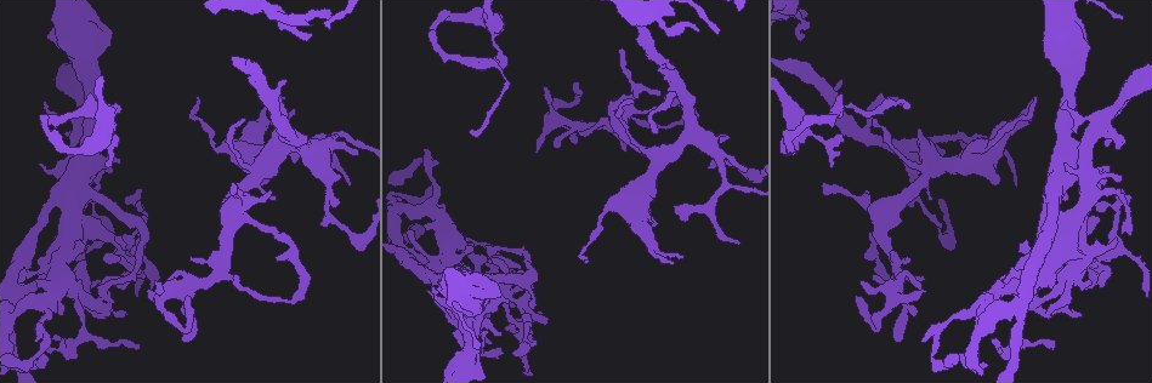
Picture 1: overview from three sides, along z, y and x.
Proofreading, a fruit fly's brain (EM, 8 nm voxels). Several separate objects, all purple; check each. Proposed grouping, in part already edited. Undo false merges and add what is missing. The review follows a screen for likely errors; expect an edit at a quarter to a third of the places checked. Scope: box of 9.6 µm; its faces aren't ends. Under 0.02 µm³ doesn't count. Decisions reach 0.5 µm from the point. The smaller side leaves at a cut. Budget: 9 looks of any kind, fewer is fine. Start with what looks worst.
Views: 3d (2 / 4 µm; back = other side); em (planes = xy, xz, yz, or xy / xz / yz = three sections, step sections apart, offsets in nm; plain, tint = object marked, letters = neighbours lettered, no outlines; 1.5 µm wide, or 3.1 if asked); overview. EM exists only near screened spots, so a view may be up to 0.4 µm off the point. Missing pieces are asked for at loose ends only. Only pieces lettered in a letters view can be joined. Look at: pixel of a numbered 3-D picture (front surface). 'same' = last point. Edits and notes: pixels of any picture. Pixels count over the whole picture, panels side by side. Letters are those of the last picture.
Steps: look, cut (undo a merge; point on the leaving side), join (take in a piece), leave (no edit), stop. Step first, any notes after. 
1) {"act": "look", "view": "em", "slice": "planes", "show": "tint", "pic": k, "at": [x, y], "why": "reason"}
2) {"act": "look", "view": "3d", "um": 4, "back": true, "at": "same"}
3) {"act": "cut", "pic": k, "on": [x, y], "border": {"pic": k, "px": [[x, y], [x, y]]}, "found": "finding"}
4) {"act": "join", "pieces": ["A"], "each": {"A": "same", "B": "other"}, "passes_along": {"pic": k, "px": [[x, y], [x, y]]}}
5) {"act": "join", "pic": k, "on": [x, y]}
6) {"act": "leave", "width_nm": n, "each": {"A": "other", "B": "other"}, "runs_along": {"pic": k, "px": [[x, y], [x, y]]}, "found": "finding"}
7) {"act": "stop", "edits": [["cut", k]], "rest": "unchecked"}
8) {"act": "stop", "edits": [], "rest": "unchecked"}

{"act": "look", "view": "3d", "um": 4, "pic": 1, "at": [1046, 267], "why": "two arms at a narrow angle"}

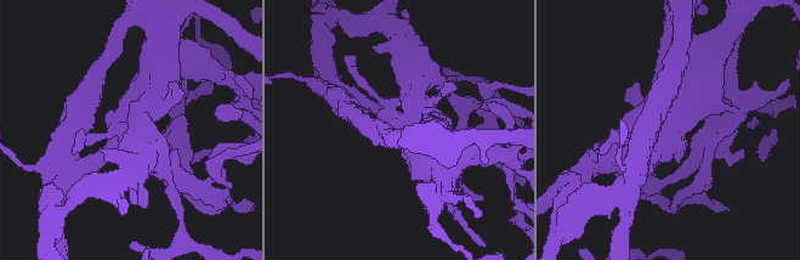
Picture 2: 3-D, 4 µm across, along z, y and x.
{"act": "look", "view": "em", "slice": "yz", "step": 4, "show": "tint", "pic": 2, "at": [666, 127], "why": "now the EM"}

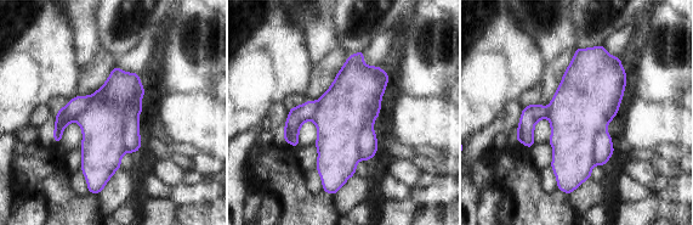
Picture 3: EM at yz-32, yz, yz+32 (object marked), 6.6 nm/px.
{"act": "look", "view": "em", "slice": "planes", "show": "letters", "at": "same", "why": "cut it another way"}

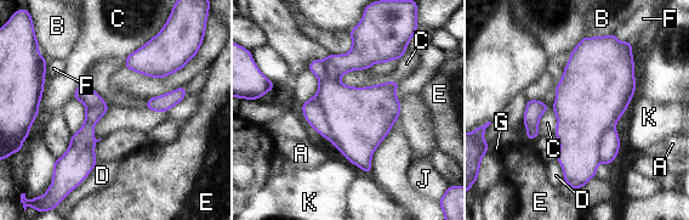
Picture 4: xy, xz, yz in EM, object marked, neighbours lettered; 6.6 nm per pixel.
{"act": "cut", "pic": 4, "on": [359, 118], "each": {"A": "other", "B": "other", "C": "other", "D": "other", "E": "other", "F": "other", "G": "other", "J": "other", "K": "other"}, "border": {"pic": 4, "px": [[315, 95], [329, 128], [328, 137]]}, "found": "a second cell is stuck on"}

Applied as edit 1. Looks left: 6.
{"act": "look", "view": "3d", "um": 4, "pic": 1, "at": [529, 350], "why": "tapers out"}

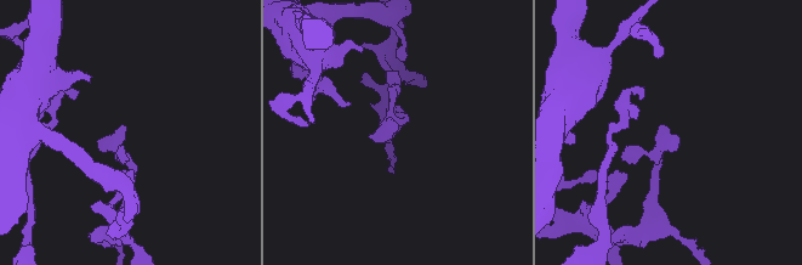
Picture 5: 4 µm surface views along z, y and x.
{"act": "look", "view": "em", "um": 3.1, "slice": "planes", "show": "letters", "pic": 5, "at": [398, 126]}

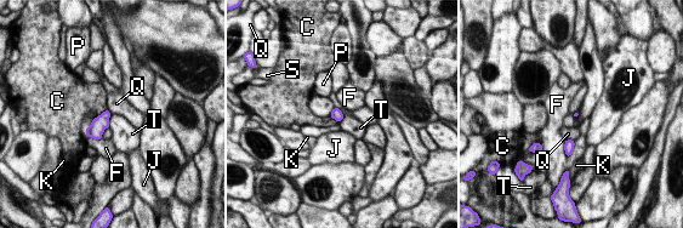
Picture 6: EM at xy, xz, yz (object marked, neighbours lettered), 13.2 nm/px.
{"act": "leave", "each": {"C": "other", "F": "other", "J": "other", "K": "other", "P": "other", "Q": "other", "S": "other", "T": "other"}, "border": {"pic": 6, "px": [[111, 115], [108, 126]]}, "found": "none of them fits"}

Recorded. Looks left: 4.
{"act": "look", "view": "em", "slice": "planes", "show": "letters", "pic": 1, "at": [495, 64], "why": "abrupt turn"}

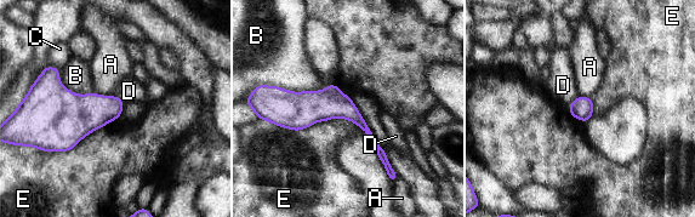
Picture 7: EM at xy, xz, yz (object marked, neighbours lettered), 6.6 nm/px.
{"act": "leave", "each": {"A": "other", "B": "other", "C": "other", "D": "other", "E": "other"}, "runs_along": {"pic": 7, "px": [[275, 102], [343, 107], [383, 158]]}, "found": "continuous, no second cell"}

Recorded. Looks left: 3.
{"act": "look", "view": "em", "slice": "planes", "show": "tint", "pic": 5, "at": [364, 43]}

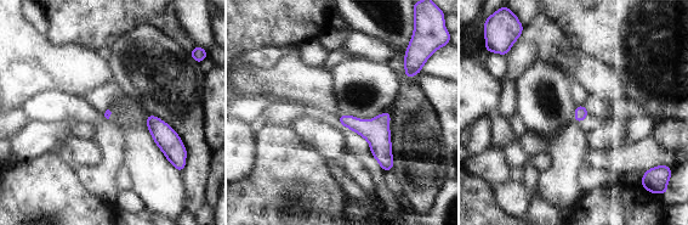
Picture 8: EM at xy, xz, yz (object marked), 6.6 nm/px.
{"act": "look", "view": "em", "slice": "planes", "show": "letters", "at": "same", "why": "see the neighbours"}

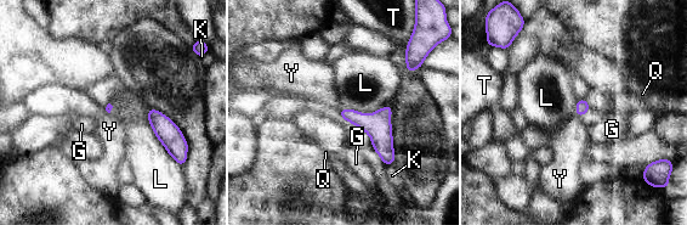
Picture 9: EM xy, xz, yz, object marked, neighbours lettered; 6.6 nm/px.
{"act": "leave", "each": {"G": "other", "K": "other", "L": "other", "Q": "other", "T": "other", "Y": "other"}, "found": "no lettered piece goes on from it"}

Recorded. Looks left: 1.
{"act": "stop", "edits": [["cut", 4]], "rest": "unchecked"}

